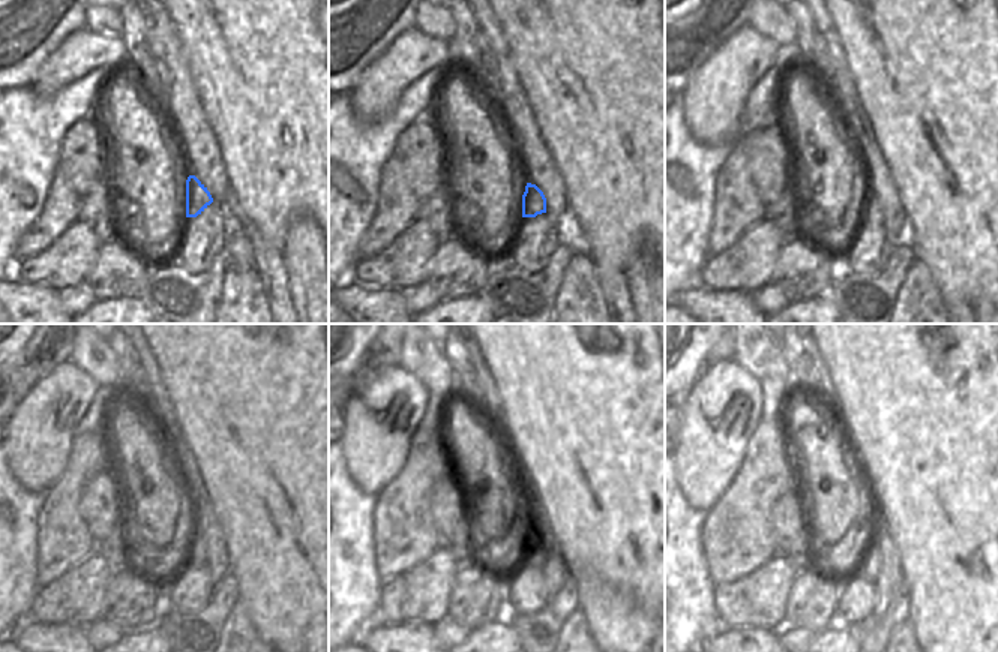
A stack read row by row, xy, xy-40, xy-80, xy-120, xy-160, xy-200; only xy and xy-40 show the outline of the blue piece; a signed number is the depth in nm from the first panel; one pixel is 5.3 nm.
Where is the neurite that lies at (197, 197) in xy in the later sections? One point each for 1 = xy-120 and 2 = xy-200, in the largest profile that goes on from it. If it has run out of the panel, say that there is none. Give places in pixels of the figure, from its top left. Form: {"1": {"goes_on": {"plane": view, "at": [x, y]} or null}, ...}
{"1": {"goes_on": {"plane": "xy-120", "at": [197, 555]}}, "2": {"goes_on": {"plane": "xy-200", "at": [869, 564]}}}

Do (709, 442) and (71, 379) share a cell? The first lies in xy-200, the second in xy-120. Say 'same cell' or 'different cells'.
same cell

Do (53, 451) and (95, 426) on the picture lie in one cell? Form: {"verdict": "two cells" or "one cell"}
{"verdict": "two cells"}

